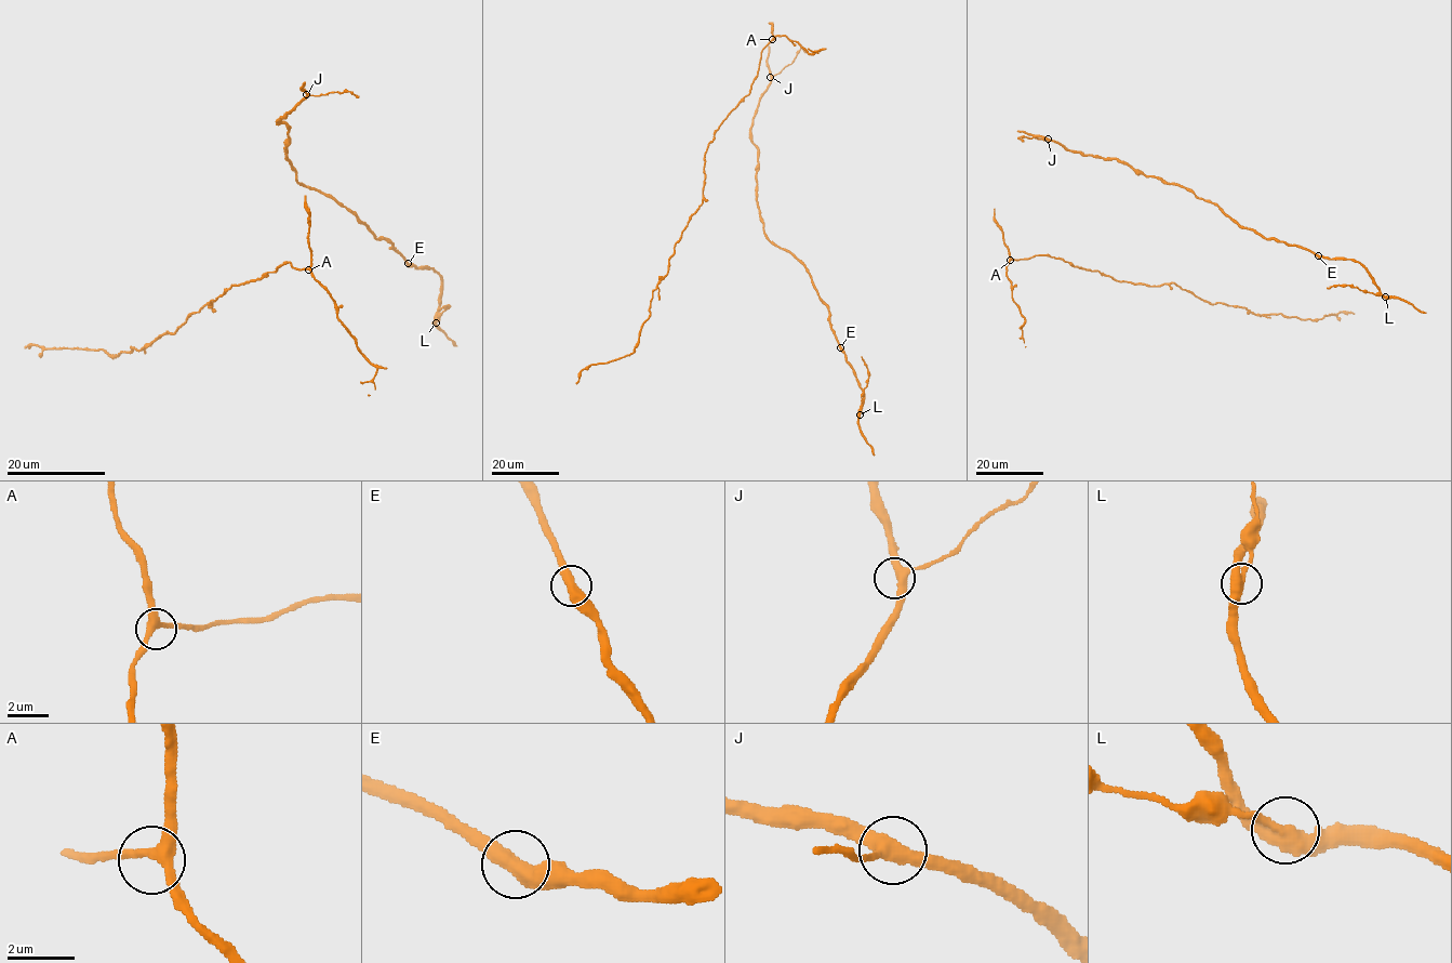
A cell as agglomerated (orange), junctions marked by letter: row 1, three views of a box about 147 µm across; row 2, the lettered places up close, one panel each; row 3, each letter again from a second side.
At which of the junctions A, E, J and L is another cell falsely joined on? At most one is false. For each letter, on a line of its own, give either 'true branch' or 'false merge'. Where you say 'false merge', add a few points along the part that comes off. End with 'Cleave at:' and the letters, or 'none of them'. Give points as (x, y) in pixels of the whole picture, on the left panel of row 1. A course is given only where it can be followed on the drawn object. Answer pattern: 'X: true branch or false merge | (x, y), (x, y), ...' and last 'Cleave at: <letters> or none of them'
A: true branch
E: true branch
J: true branch
L: false merge | (436, 322), (448, 306), (438, 308)
Cleave at: L

